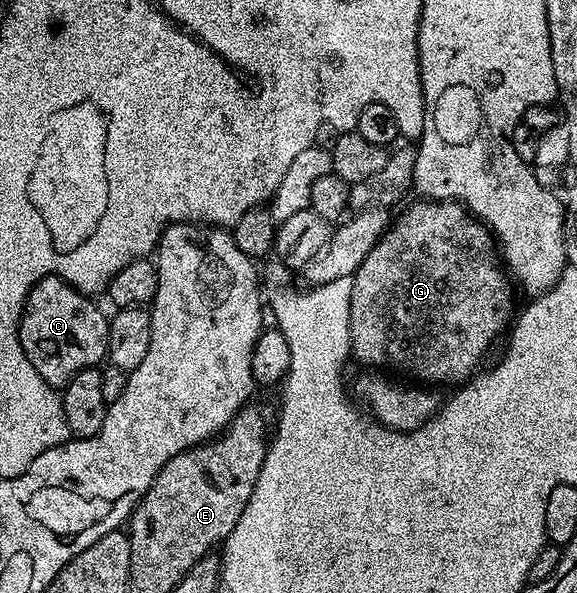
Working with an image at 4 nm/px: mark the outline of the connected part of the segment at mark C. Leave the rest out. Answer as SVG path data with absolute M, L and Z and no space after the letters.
M56 275L44 277L28 293L22 319L18 322L20 345L28 361L32 361L32 369L36 369L36 373L40 373L40 377L44 377L44 381L48 381L55 389L65 387L68 380L80 373L80 369L99 366L107 358L108 315L94 303L97 302L91 296L82 294L71 283L65 283Z

